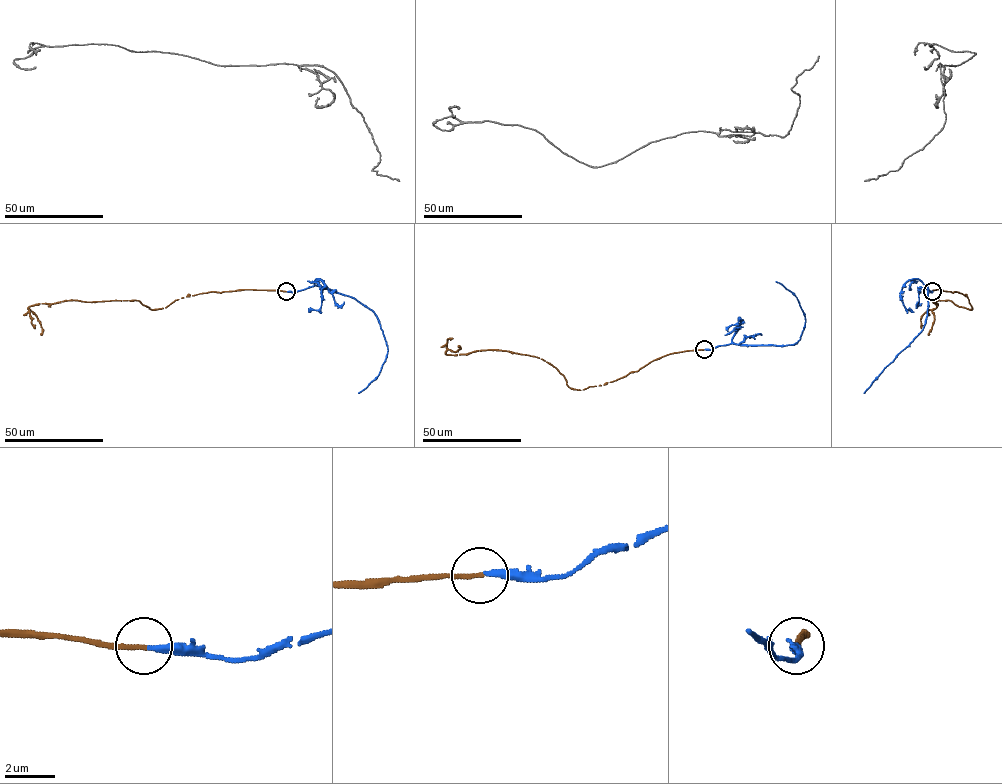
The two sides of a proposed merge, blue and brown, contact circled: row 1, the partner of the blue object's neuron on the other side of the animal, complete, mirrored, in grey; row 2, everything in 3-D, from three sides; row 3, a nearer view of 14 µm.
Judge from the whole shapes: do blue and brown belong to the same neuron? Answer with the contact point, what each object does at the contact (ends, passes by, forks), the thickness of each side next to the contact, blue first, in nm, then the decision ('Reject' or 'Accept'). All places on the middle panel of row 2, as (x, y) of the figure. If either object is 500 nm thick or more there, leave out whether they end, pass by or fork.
Place: (704, 349). At the ring blue ends. At the ring brown ends. Thickness 260 nm (blue) against 180 nm. Accept

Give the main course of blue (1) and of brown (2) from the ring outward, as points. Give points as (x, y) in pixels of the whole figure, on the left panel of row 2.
1: (286, 291), (321, 286), (354, 298), (376, 316), (387, 347), (387, 357), (379, 375), (358, 393)
2: (286, 291), (211, 291), (151, 310), (137, 300), (39, 303), (28, 308), (40, 324), (41, 335)

